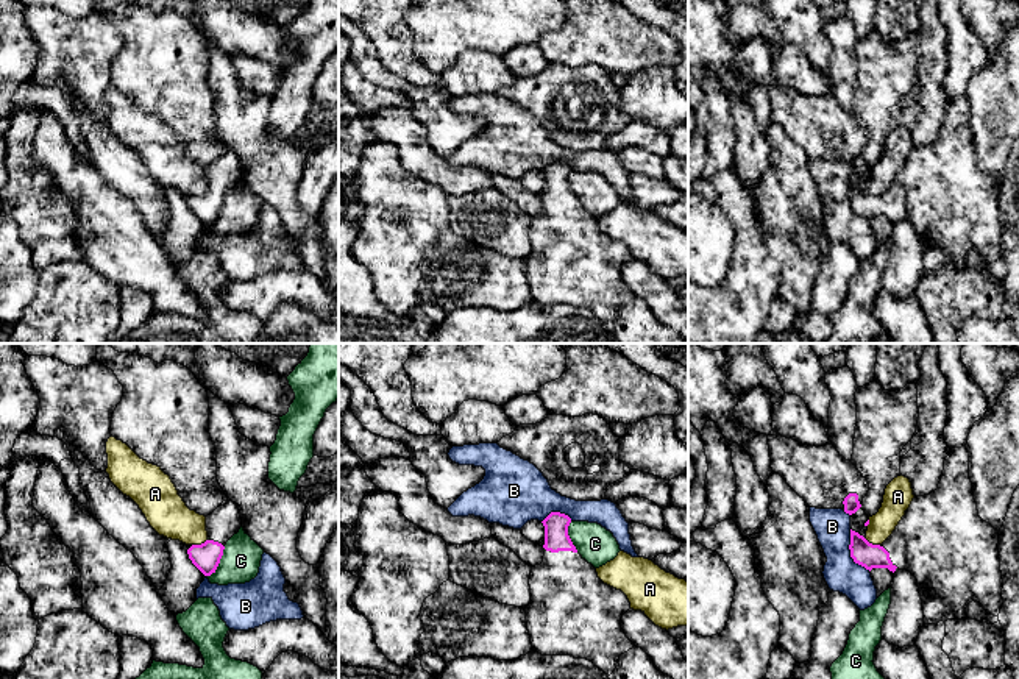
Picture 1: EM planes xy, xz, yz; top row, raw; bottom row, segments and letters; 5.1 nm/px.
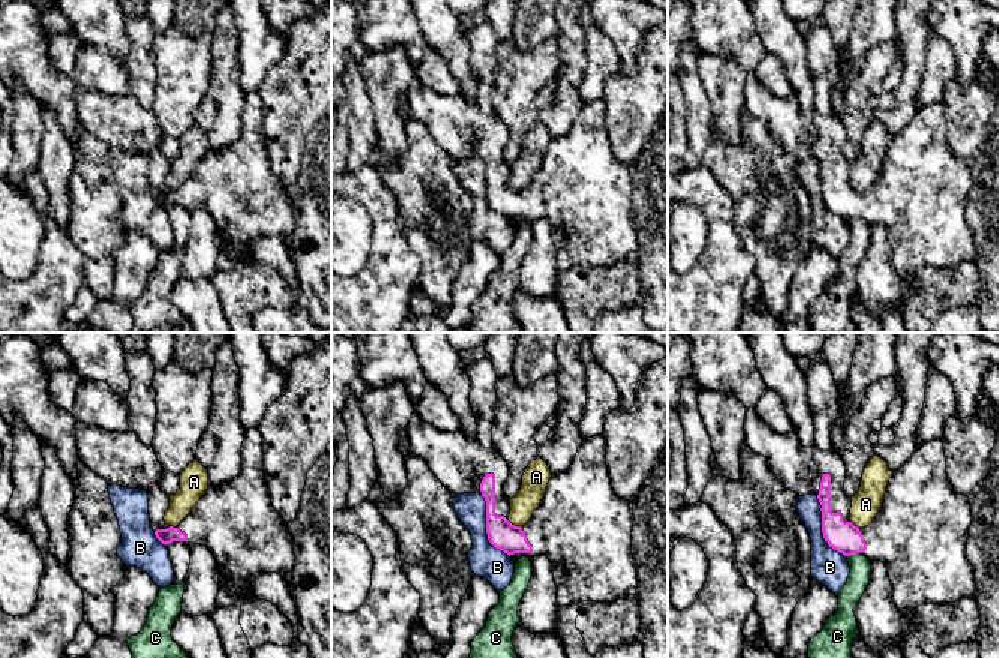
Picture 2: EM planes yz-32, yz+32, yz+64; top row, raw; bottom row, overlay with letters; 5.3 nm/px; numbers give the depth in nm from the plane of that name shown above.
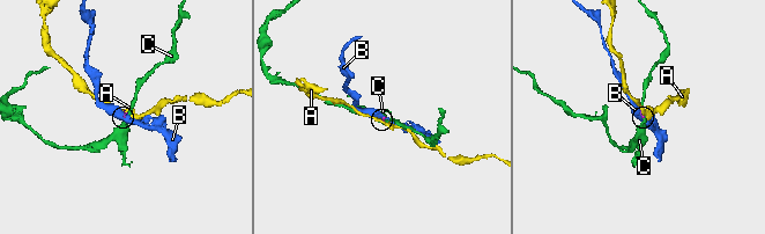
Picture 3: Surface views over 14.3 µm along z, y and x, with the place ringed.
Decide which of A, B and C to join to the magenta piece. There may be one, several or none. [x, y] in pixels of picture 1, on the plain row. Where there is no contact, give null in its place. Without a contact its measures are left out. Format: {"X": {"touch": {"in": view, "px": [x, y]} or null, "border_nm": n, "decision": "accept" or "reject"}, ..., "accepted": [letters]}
{"A": {"touch": {"in": "yz", "px": [871, 194]}, "border_nm": 100, "decision": "reject"}, "B": {"touch": {"in": "yz", "px": [851, 203]}, "border_nm": 240, "decision": "reject"}, "C": {"touch": {"in": "xy", "px": [219, 213]}, "border_nm": 180, "decision": "reject"}, "accepted": []}

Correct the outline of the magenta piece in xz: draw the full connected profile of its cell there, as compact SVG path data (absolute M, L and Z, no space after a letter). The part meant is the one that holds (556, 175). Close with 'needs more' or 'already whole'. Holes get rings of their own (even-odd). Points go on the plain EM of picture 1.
M551 162L541 173L545 206L540 215L532 217L531 253L524 259L532 298L541 306L587 309L610 326L620 306L634 298L621 279L621 267L630 259L630 253L621 240L604 234L596 219L577 203L568 186L568 165Z | needs more

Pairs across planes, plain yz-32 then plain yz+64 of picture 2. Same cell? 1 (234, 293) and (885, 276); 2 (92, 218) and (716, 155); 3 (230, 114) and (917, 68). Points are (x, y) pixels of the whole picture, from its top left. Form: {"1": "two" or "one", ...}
{"1": "two", "2": "one", "3": "one"}

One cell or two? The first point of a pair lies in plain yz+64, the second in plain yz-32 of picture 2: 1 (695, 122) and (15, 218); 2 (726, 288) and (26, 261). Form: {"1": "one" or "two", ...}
{"1": "one", "2": "two"}

